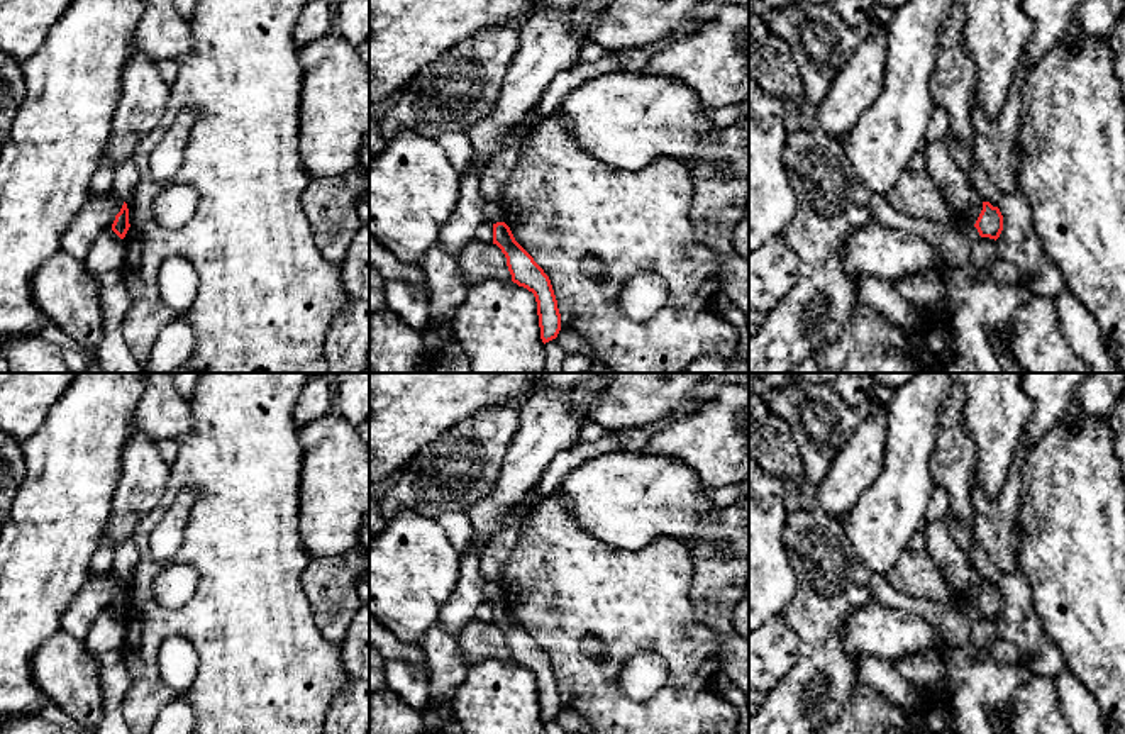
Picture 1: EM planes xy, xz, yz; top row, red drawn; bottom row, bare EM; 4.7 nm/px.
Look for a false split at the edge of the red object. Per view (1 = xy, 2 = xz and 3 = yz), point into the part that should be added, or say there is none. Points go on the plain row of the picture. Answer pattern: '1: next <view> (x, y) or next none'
1: next none
2: next none
3: next none

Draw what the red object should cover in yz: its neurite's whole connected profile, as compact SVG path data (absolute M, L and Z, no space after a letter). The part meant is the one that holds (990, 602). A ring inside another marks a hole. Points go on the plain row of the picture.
M983 581L983 590L974 603L981 617L998 619L1003 610L1003 595L998 587Z

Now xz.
M505 602L493 603L493 624L505 634L512 661L534 673L542 722L556 719L561 710L561 693L549 656L515 620Z

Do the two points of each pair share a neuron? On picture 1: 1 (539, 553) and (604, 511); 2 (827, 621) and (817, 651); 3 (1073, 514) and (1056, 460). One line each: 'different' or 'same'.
1: different
2: same
3: same

